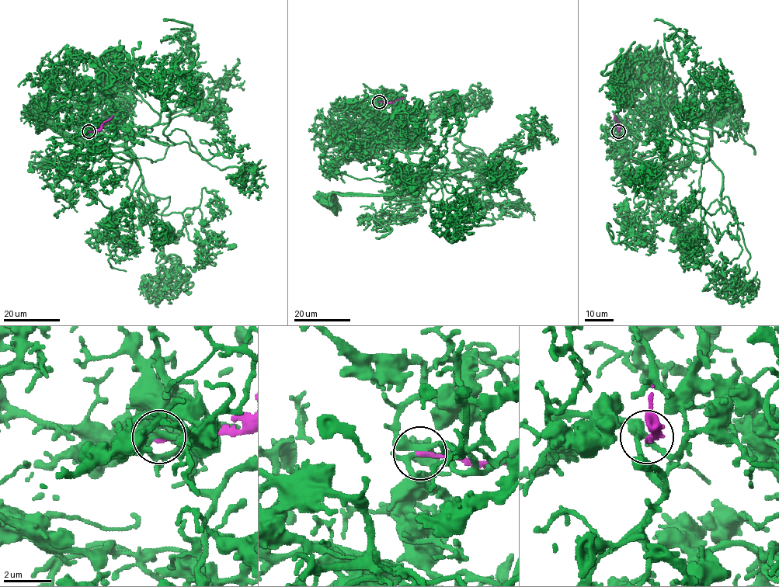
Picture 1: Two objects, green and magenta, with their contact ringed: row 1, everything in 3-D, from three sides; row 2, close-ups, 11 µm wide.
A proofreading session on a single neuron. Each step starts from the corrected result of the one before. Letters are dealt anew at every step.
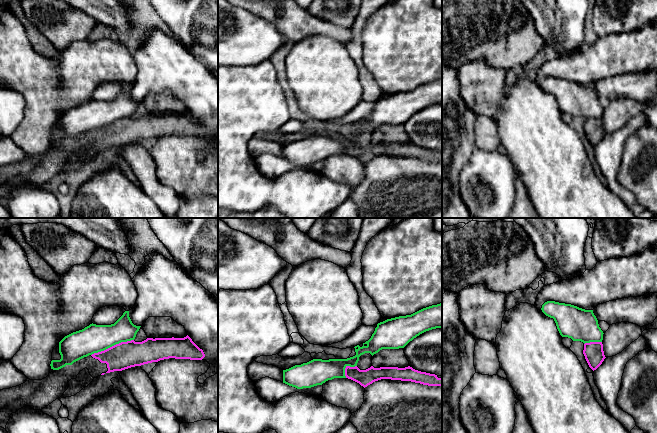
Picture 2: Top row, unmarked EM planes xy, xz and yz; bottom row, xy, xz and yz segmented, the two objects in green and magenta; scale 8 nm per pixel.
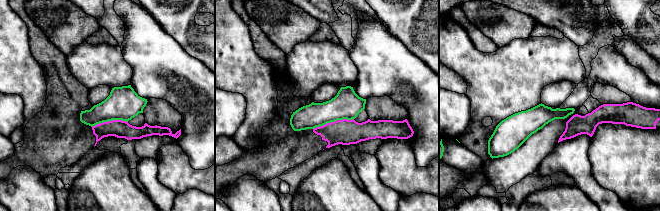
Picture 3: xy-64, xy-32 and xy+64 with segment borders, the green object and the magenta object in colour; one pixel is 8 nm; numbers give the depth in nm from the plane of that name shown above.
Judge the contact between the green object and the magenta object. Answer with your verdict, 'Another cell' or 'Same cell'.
Another cell

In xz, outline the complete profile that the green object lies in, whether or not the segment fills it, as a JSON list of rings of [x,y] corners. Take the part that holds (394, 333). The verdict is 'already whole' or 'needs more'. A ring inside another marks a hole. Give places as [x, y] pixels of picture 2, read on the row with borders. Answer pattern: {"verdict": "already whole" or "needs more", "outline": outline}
{"verdict": "already whole", "outline": [[[442,303],[378,323],[371,338],[362,347],[354,347],[356,355],[353,357],[313,359],[283,370],[283,383],[303,389],[322,385],[334,378],[346,378],[345,368],[357,366],[361,355],[370,353],[373,356],[382,349],[404,348],[420,334],[436,328],[442,328]]]}

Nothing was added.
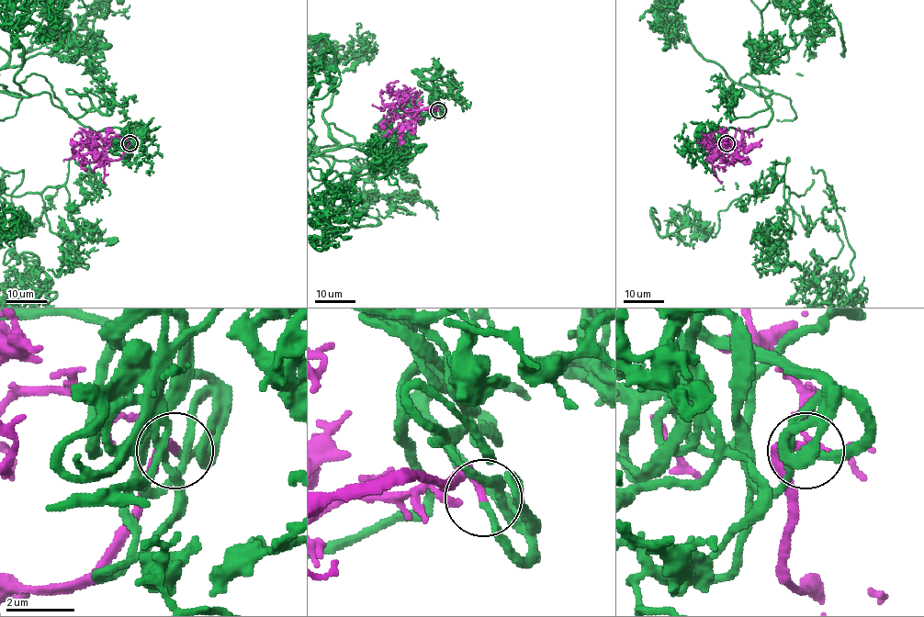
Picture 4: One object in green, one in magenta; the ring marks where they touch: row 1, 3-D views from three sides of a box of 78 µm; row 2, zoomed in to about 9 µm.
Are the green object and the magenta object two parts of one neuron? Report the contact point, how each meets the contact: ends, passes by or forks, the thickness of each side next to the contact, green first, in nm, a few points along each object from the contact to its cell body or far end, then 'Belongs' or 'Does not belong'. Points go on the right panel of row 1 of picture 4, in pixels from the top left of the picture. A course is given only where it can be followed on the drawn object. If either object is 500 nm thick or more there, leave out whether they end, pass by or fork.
Place: (726, 143). At the ring green ends. At the ring magenta passes by. Thickness 200 nm (green) against 190 nm. Course of magenta: (726, 144), (724, 145), (724, 156), (726, 159), (727, 145), (712, 161), (716, 178), (721, 183). Belongs

